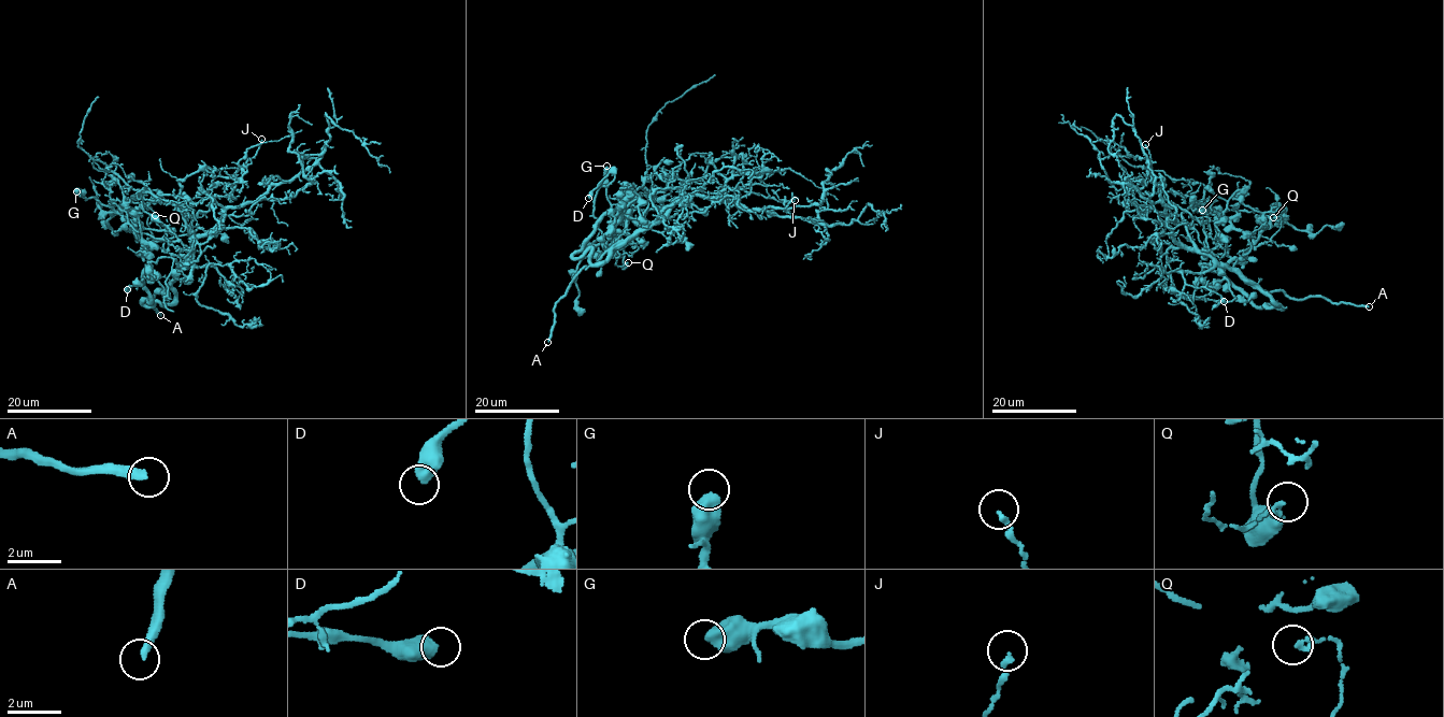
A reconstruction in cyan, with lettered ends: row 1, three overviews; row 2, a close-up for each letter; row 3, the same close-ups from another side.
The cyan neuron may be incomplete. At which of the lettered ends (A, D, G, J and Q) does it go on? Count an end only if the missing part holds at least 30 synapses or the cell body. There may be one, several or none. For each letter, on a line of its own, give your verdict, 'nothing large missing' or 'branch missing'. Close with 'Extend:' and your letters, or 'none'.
A: branch missing
D: nothing large missing
G: nothing large missing
J: nothing large missing
Q: nothing large missing
Extend: A

